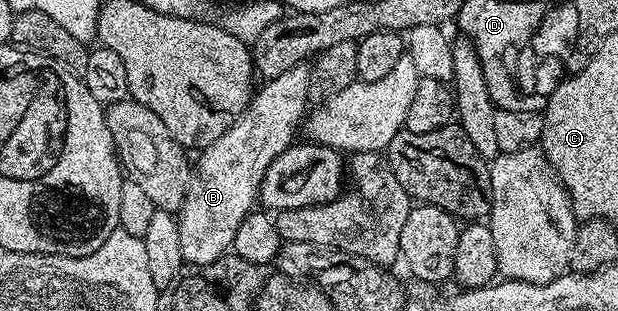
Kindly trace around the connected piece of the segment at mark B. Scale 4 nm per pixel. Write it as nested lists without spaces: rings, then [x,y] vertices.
[[[303,63],[265,82],[250,98],[250,105],[232,127],[197,154],[186,194],[176,214],[180,255],[187,266],[207,265],[231,252],[236,231],[259,200],[258,187],[268,167],[295,144],[308,112],[306,89],[309,64]]]

